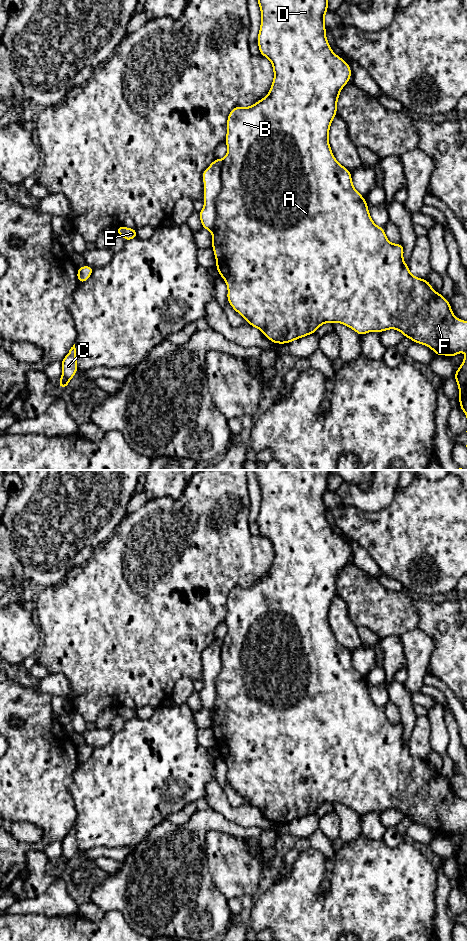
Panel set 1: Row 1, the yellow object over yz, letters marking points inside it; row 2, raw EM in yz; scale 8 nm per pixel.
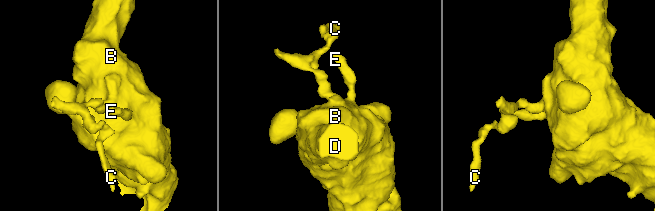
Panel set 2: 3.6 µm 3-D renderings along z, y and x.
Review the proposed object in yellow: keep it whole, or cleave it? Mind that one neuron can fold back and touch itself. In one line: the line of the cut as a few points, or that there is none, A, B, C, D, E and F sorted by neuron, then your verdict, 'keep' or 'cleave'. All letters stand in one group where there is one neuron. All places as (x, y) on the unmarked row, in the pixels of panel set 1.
yz (223, 639), (221, 669), (216, 678), (216, 698), (211, 710) | A B D E F / C | cleave

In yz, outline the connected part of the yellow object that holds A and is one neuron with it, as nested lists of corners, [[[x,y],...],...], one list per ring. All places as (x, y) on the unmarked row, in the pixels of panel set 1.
[[[255,470],[256,478],[259,483],[259,488],[261,490],[261,506],[259,509],[259,514],[257,517],[257,524],[259,526],[259,532],[262,536],[268,538],[273,546],[274,559],[269,570],[269,574],[257,581],[254,585],[250,587],[234,587],[227,598],[227,615],[225,618],[225,623],[227,624],[228,630],[227,634],[223,639],[223,645],[221,648],[221,670],[216,678],[216,686],[217,686],[217,696],[215,699],[215,705],[212,710],[212,729],[214,731],[215,739],[216,739],[216,748],[218,750],[219,755],[224,759],[227,764],[228,773],[227,773],[227,781],[231,785],[231,787],[239,793],[249,804],[249,806],[253,806],[258,808],[272,823],[277,824],[286,824],[291,823],[296,819],[300,819],[310,814],[315,814],[317,809],[324,803],[342,803],[343,805],[350,807],[353,809],[358,815],[362,816],[368,812],[384,812],[388,809],[396,809],[400,811],[404,817],[411,819],[414,823],[419,823],[426,825],[428,828],[432,829],[436,836],[448,835],[450,838],[454,838],[459,832],[467,831],[465,834],[465,838],[460,845],[460,847],[456,850],[454,858],[458,864],[459,868],[459,876],[458,880],[460,881],[460,889],[465,892],[467,897],[467,911],[468,912],[468,802],[465,800],[457,799],[451,789],[450,781],[447,781],[441,773],[438,773],[433,770],[432,766],[429,763],[429,760],[421,759],[419,757],[413,756],[409,751],[409,745],[405,744],[403,741],[404,728],[402,723],[392,724],[389,722],[386,717],[385,710],[383,707],[377,706],[371,699],[371,695],[369,693],[369,689],[367,687],[366,679],[360,675],[360,673],[354,668],[353,662],[351,659],[351,651],[342,646],[334,637],[331,627],[329,625],[328,617],[329,617],[329,609],[334,597],[337,595],[337,582],[342,568],[349,563],[349,558],[352,555],[351,548],[349,544],[343,540],[338,535],[334,534],[329,522],[326,518],[326,506],[324,497],[326,492],[328,491],[328,477],[330,470]]]

